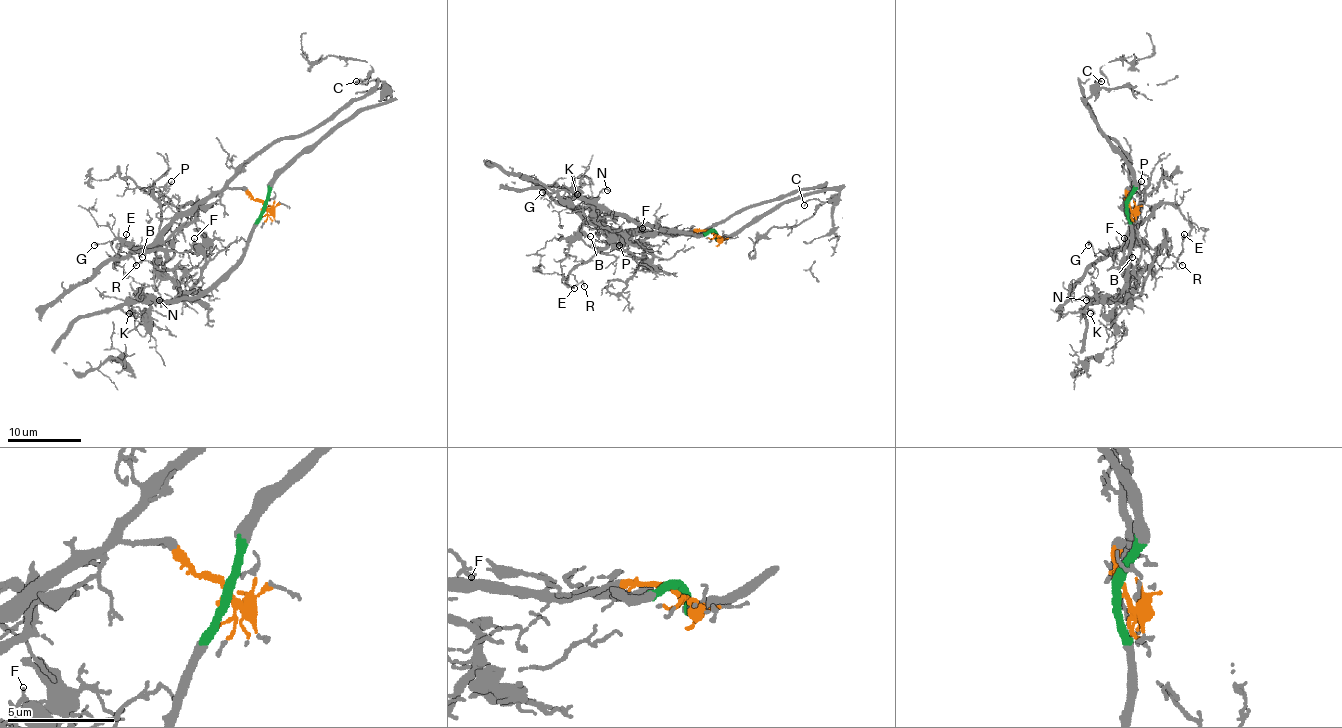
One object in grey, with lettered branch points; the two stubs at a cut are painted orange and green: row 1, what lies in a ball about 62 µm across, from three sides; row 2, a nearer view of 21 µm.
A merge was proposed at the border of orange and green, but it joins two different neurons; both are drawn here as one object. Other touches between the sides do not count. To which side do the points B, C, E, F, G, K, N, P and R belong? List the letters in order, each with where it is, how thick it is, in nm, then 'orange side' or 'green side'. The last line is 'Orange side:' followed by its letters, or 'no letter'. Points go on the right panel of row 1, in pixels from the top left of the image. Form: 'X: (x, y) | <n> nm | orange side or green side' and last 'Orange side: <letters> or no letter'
B: (1132, 257) | 160 nm | orange side
C: (1101, 81) | 170 nm | green side
E: (1184, 234) | 160 nm | orange side
F: (1124, 238) | 110 nm | orange side
G: (1088, 245) | 140 nm | orange side
K: (1090, 313) | 120 nm | green side
N: (1086, 300) | 130 nm | green side
P: (1141, 181) | 90 nm | orange side
R: (1182, 265) | 90 nm | orange side
Orange side: B, E, F, G, P, R

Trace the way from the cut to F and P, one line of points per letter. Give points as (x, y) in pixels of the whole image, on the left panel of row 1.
F: (263, 204), (242, 189), (211, 191), (196, 206), (181, 212), (148, 245), (133, 251), (185, 253), (194, 238)
P: (263, 204), (242, 189), (222, 188), (211, 191), (196, 206), (179, 212), (163, 227), (159, 195), (172, 180)

